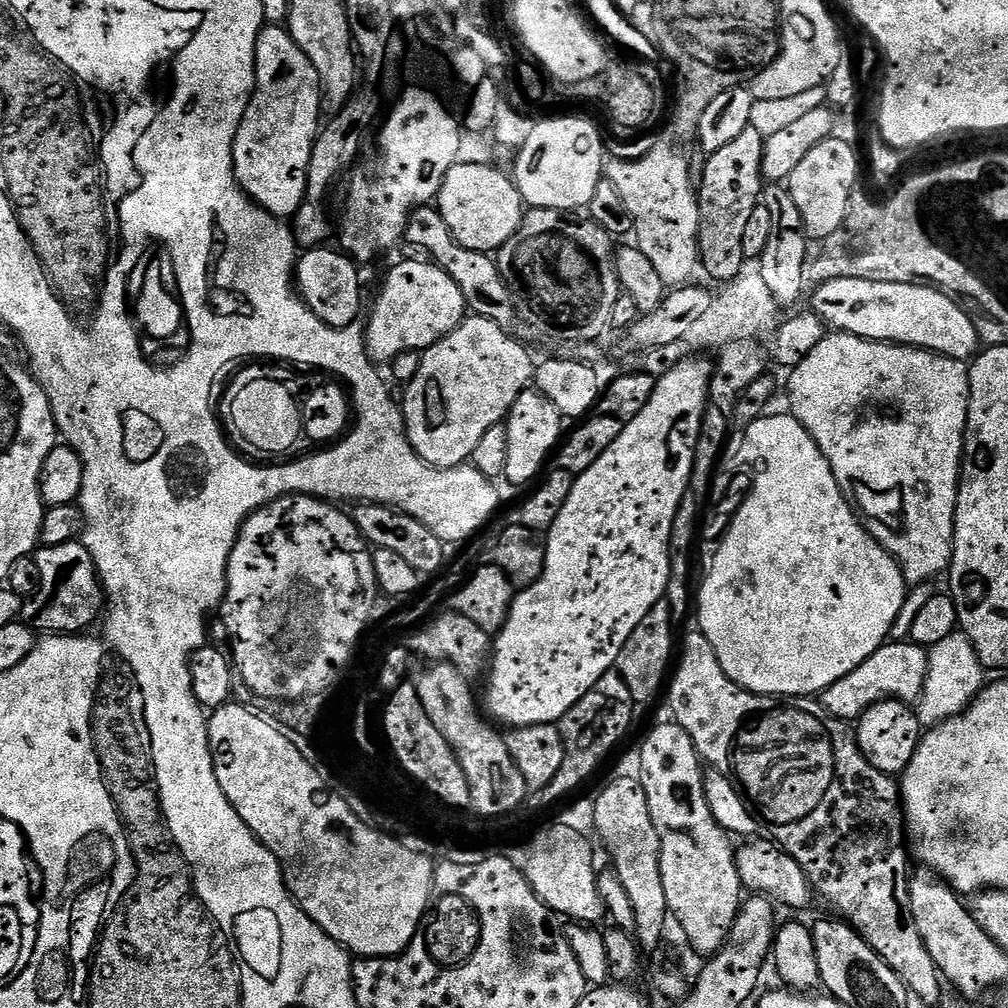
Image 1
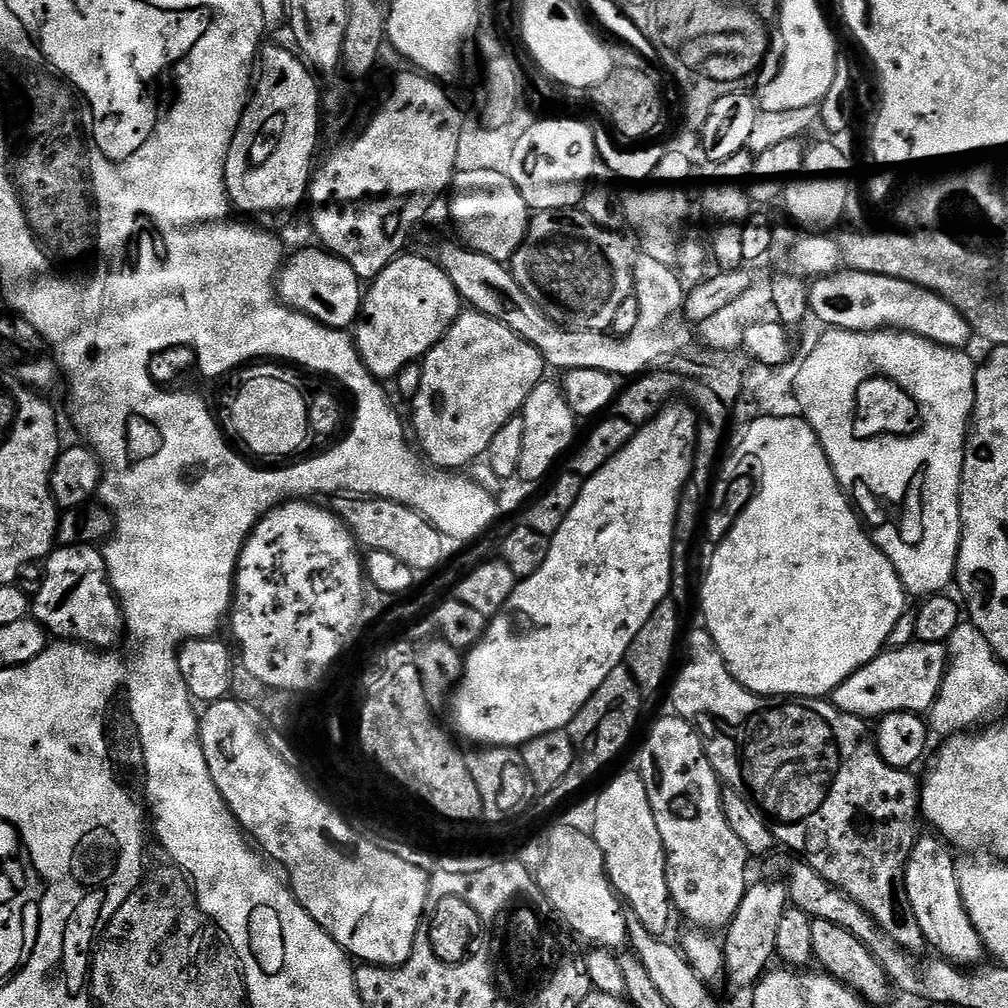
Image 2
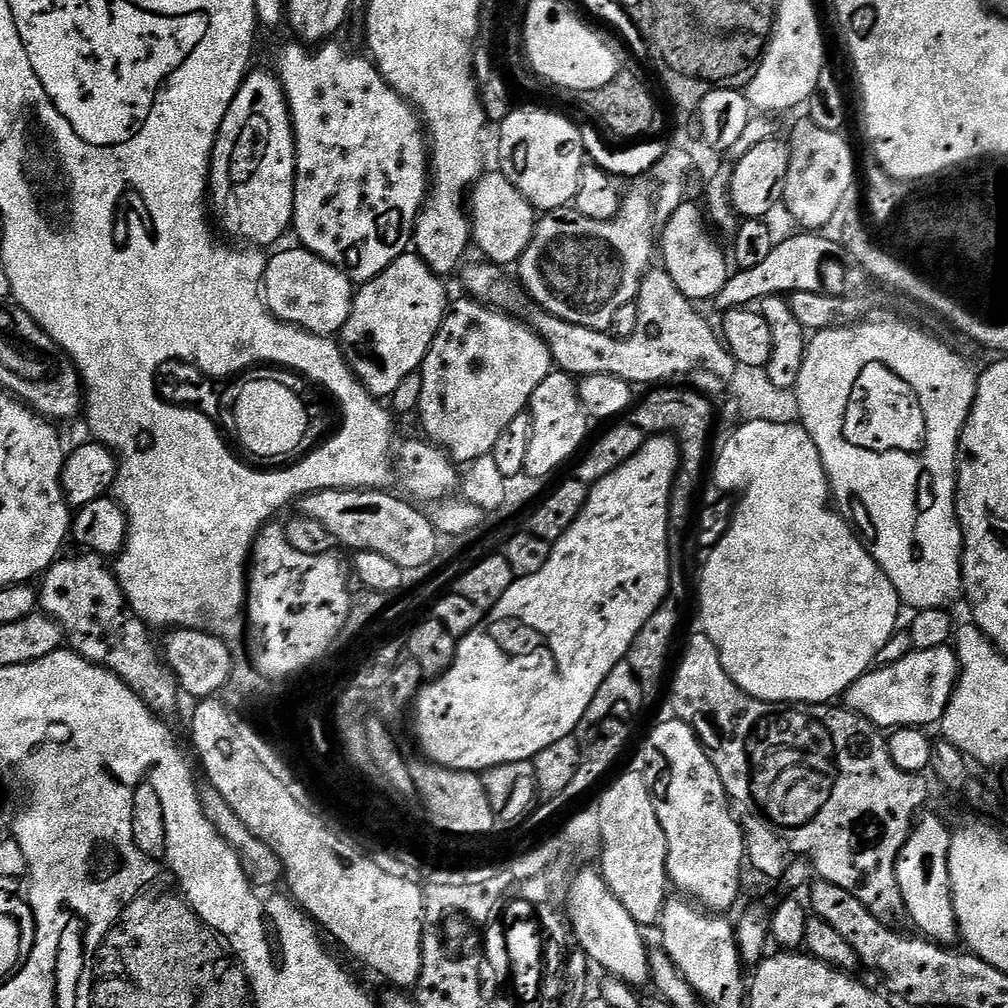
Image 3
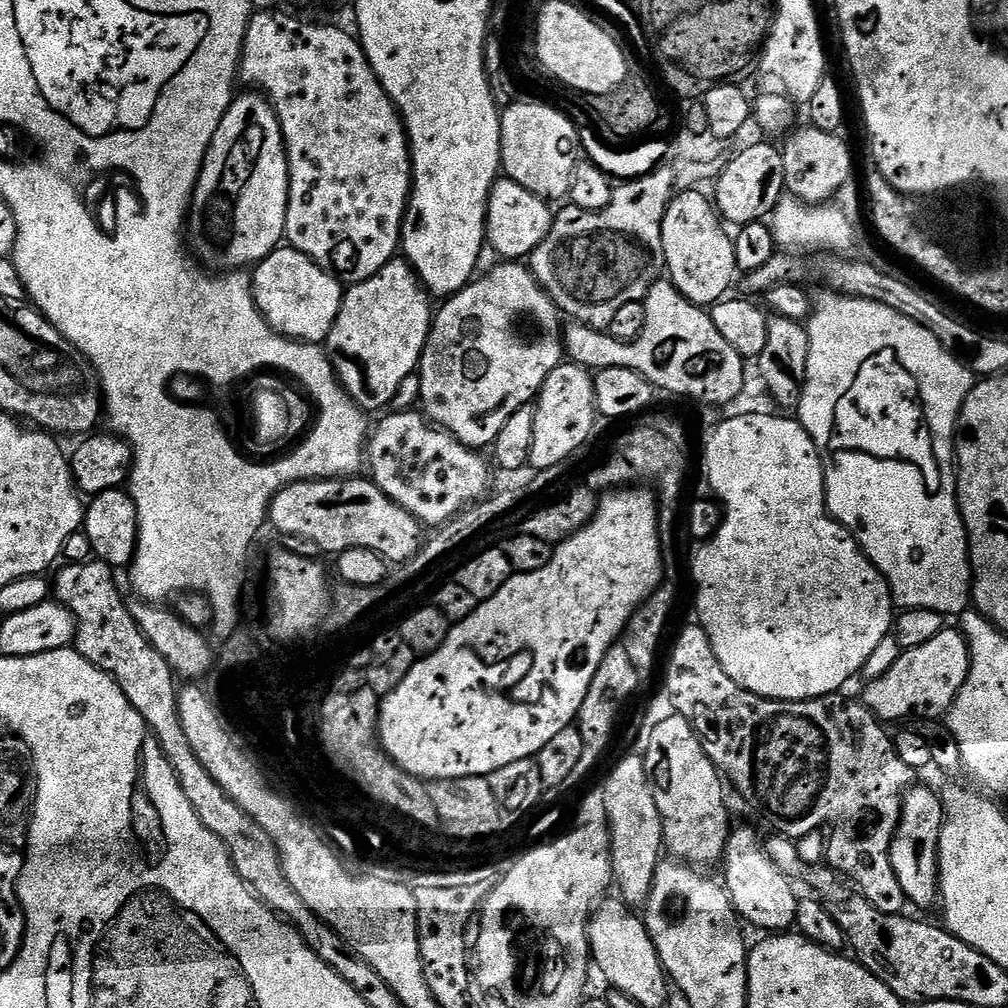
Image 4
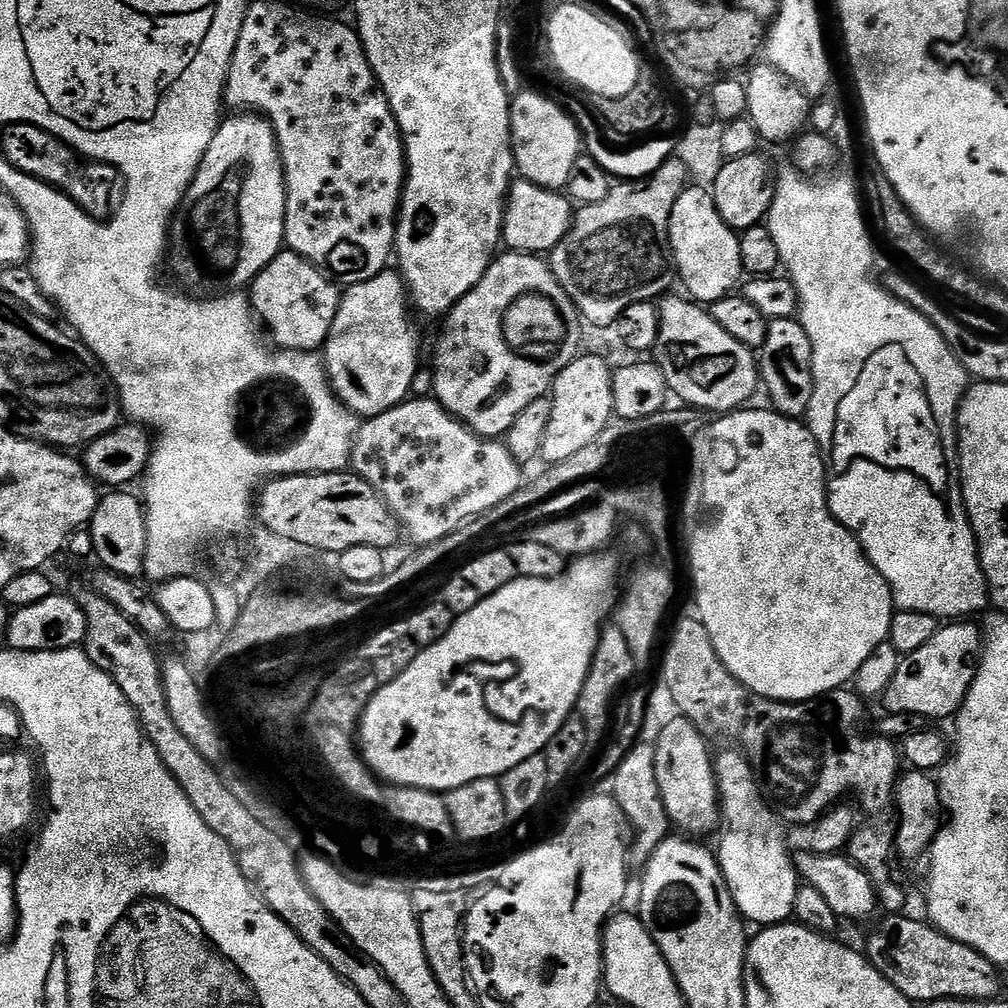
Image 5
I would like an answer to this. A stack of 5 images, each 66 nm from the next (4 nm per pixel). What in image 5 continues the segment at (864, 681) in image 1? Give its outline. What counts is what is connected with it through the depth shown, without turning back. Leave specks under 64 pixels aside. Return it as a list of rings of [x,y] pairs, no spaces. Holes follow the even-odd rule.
[[[948,622],[937,627],[934,638],[922,646],[922,650],[914,650],[914,654],[903,657],[898,666],[898,674],[894,674],[894,682],[885,690],[882,703],[889,713],[920,714],[929,721],[944,720],[947,716],[955,717],[964,705],[966,694],[980,668],[980,658],[986,651],[986,636],[983,631],[975,628],[972,622]]]

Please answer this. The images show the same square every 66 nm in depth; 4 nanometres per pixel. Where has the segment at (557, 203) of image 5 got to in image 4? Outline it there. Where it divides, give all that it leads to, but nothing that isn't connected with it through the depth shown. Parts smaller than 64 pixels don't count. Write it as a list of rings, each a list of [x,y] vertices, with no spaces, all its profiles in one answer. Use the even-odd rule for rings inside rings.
[[[507,178],[497,179],[492,187],[492,198],[488,201],[488,235],[486,244],[508,262],[520,262],[531,257],[532,251],[550,234],[554,212],[549,201],[535,196],[526,186]]]

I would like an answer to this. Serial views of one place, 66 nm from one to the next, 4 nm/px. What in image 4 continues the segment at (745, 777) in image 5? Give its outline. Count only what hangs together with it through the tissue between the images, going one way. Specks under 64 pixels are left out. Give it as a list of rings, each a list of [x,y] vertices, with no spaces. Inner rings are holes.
[[[731,829],[728,848],[722,861],[723,868],[722,883],[728,889],[728,895],[732,897],[737,913],[747,923],[749,920],[752,924],[761,924],[762,927],[768,928],[764,930],[772,934],[783,933],[795,925],[798,895],[796,896],[795,890],[792,889],[795,888],[793,881],[784,876],[778,866],[774,866],[774,862],[768,857],[765,841],[762,836],[760,840],[754,829]]]

